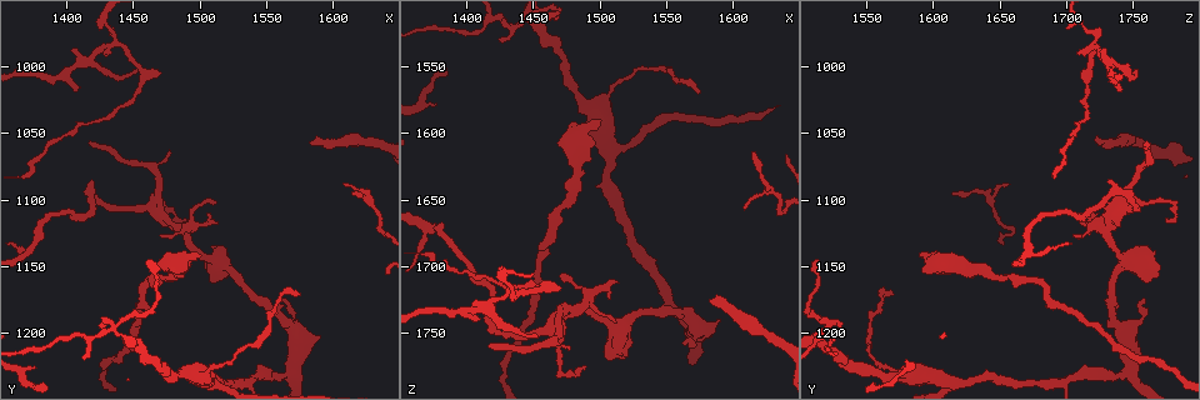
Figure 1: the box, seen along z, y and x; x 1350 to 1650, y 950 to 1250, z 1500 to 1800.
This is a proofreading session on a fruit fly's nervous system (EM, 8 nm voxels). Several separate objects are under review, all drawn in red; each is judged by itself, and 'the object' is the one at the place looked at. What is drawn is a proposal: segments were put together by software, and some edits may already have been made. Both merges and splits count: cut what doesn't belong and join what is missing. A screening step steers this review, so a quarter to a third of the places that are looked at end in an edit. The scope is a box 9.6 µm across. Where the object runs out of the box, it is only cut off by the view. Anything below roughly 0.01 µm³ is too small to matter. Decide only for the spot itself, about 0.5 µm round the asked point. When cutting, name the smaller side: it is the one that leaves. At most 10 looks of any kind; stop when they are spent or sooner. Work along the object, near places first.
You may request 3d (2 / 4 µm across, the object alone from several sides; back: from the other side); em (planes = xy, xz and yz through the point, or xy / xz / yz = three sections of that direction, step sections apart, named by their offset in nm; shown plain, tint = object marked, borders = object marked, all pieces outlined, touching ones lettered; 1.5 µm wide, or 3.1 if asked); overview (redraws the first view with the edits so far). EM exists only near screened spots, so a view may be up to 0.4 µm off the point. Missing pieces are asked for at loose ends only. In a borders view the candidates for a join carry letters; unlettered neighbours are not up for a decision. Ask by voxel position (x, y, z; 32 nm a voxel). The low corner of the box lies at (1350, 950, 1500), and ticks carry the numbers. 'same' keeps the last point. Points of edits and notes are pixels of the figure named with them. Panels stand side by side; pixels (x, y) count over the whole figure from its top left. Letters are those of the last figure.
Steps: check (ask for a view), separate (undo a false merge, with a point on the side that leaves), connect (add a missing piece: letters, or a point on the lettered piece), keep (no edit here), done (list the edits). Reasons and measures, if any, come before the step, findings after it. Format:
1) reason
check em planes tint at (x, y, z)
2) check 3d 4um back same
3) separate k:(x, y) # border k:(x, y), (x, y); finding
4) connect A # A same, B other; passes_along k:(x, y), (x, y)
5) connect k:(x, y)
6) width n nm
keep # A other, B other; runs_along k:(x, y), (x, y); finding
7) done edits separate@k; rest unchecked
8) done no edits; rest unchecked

three-way junction
check em planes tint at (1436, 1198, 1518)

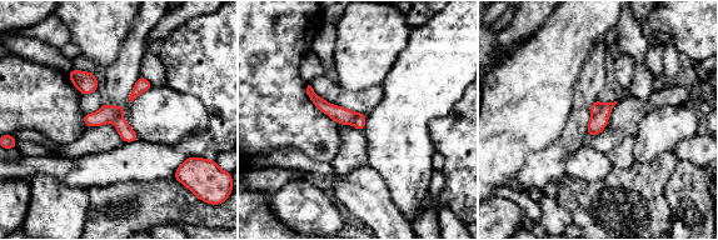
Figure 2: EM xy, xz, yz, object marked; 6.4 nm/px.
what lies round it
check em planes borders same

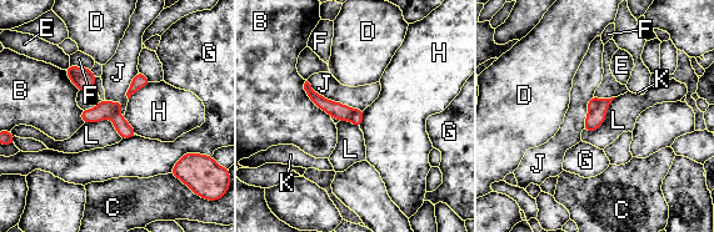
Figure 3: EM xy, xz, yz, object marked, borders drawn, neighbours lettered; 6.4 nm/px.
separate 3:(593, 102) # B other, C other, D other, E other, F other, G other, H other, J other, K other, L other; part_leaving 3:(306, 86), (325, 105), (350, 111); a second neuron is stuck on

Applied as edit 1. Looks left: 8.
see it whole again
check overview

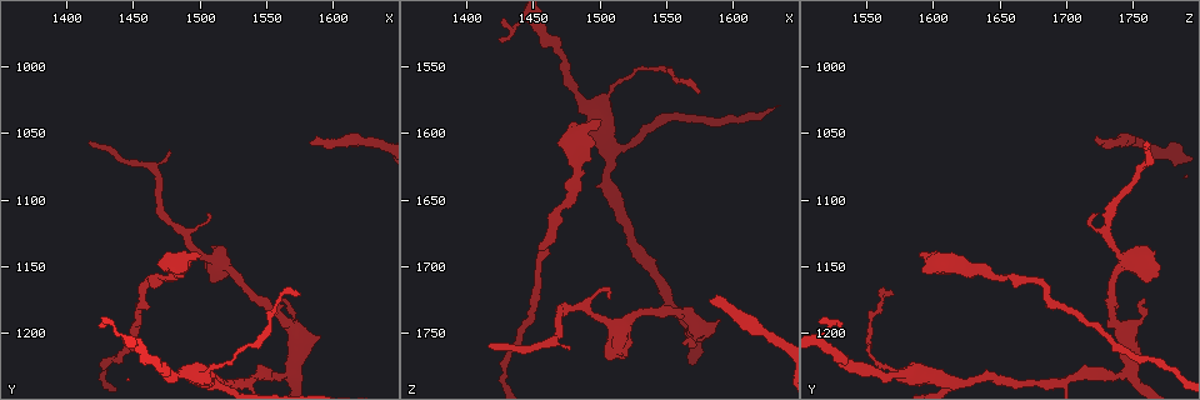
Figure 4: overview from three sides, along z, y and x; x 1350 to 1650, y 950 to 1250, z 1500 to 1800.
free end
check em planes borders at (1584, 1058, 1726)

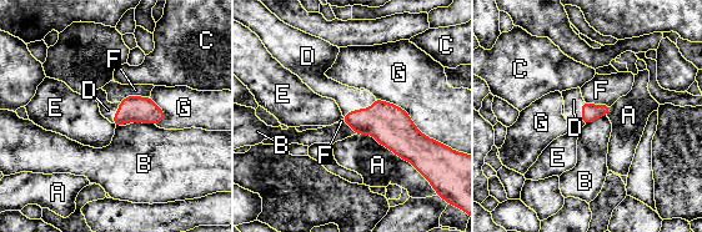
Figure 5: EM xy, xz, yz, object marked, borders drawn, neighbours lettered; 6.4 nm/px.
connect D # A other, B other, C other, D same, E other, F other, G other; it goes on there

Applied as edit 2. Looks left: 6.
done edits separate@3, connect@5; rest unchecked

